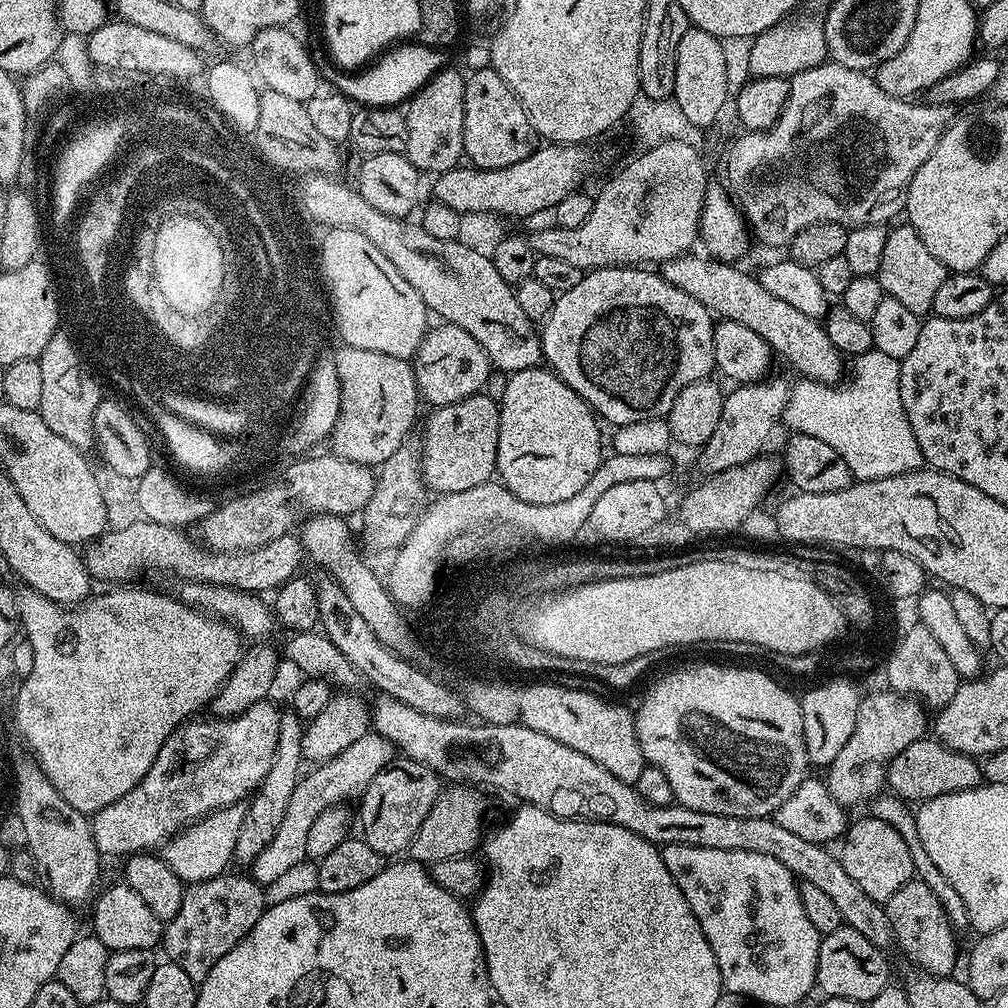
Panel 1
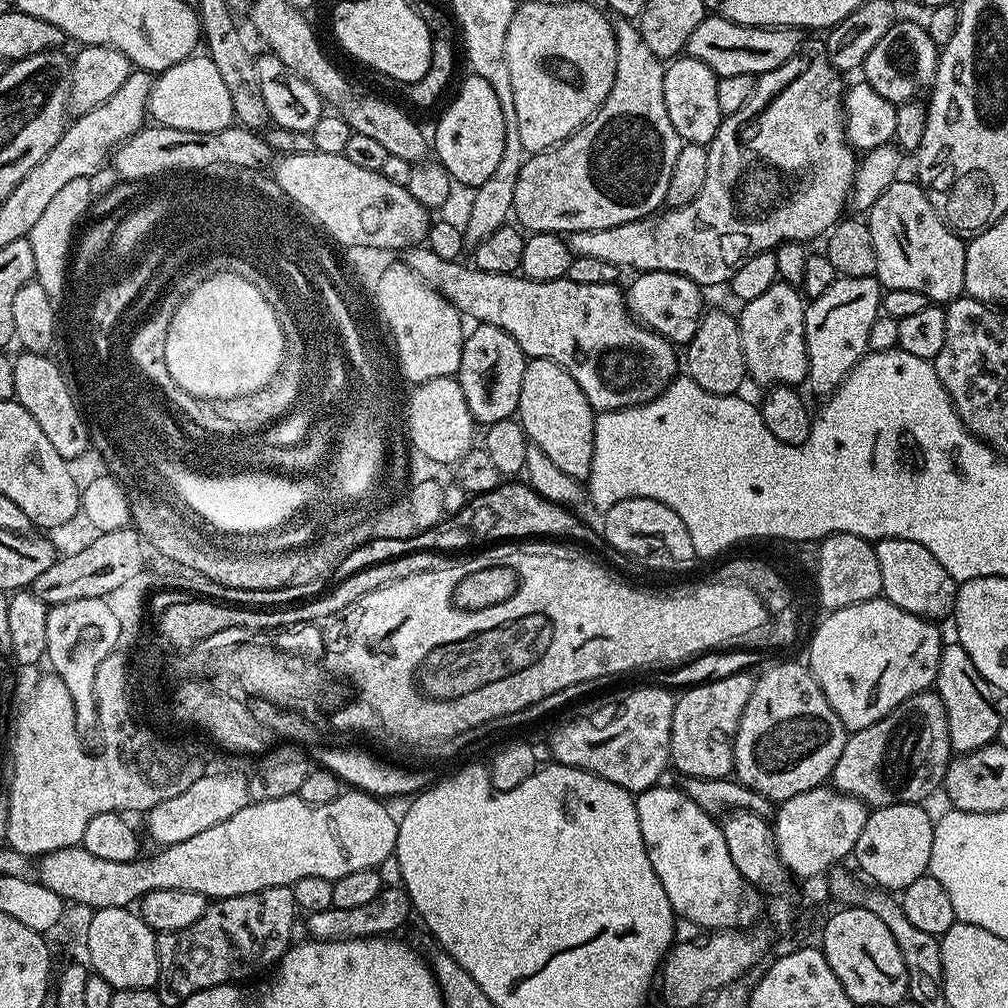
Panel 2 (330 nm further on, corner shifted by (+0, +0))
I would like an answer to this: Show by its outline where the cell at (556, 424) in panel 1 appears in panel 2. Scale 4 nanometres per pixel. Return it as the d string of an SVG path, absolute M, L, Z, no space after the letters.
M553 360L527 361L522 374L518 419L524 428L524 435L531 443L541 447L559 469L576 480L587 481L594 458L596 416L592 403L565 368L558 367Z

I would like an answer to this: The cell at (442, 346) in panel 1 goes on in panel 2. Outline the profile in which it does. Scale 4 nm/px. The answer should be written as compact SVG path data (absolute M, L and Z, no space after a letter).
M477 323L475 327L473 332L471 329L464 337L458 379L462 394L466 394L466 404L471 410L473 421L477 425L487 426L513 419L517 415L526 357L518 342L510 338L506 330L482 323Z

